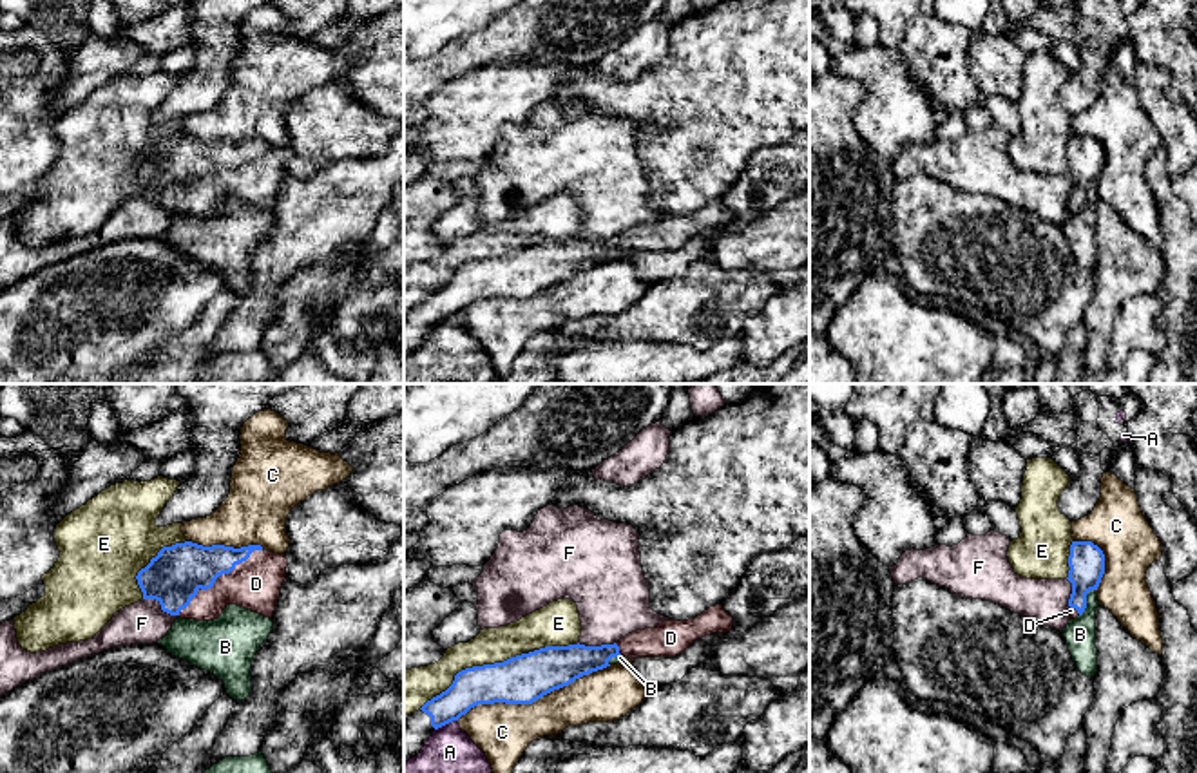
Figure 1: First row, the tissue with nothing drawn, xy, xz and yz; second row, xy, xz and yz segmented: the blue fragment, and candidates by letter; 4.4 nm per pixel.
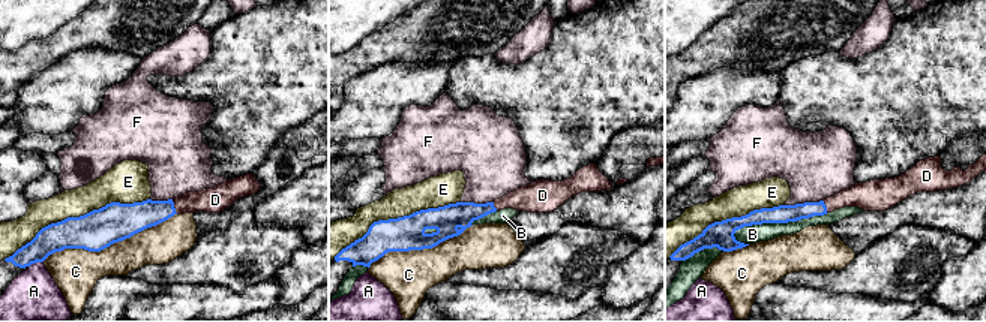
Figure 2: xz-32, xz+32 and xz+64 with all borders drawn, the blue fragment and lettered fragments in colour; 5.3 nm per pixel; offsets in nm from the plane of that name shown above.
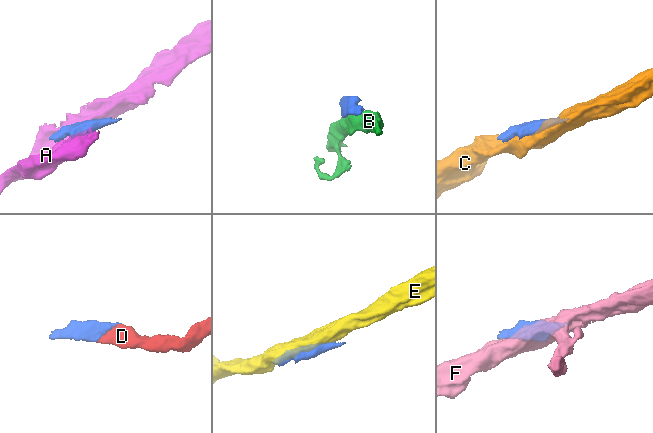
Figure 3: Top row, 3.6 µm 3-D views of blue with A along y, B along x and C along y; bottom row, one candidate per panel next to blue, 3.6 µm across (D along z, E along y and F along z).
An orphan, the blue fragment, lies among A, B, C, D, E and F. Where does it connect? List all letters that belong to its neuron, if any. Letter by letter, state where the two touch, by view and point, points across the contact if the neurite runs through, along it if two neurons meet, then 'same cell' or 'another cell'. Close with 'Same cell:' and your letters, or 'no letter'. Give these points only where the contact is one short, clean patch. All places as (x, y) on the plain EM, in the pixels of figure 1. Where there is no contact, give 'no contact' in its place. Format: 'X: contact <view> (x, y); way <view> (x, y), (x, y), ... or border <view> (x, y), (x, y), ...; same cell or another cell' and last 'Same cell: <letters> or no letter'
A: contact xz (446, 317); another cell
B: contact yz (1085, 196); another cell
C: contact xz (533, 295); another cell
D: contact xy (216, 172); way xy (174, 171), (216, 172), (250, 172), (256, 178); same cell
E: contact xz (497, 257); another cell
F: contact xy (162, 201); another cell
Same cell: D

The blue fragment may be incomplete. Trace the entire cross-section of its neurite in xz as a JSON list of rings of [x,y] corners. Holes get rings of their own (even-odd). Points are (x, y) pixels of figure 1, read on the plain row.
[[[715,199],[694,214],[668,214],[654,223],[636,224],[614,239],[545,241],[503,257],[465,262],[445,286],[404,317],[404,358],[420,348],[435,324],[458,315],[478,299],[532,299],[583,270],[610,261],[612,252],[675,252],[694,235],[732,223],[733,212],[723,199]]]

